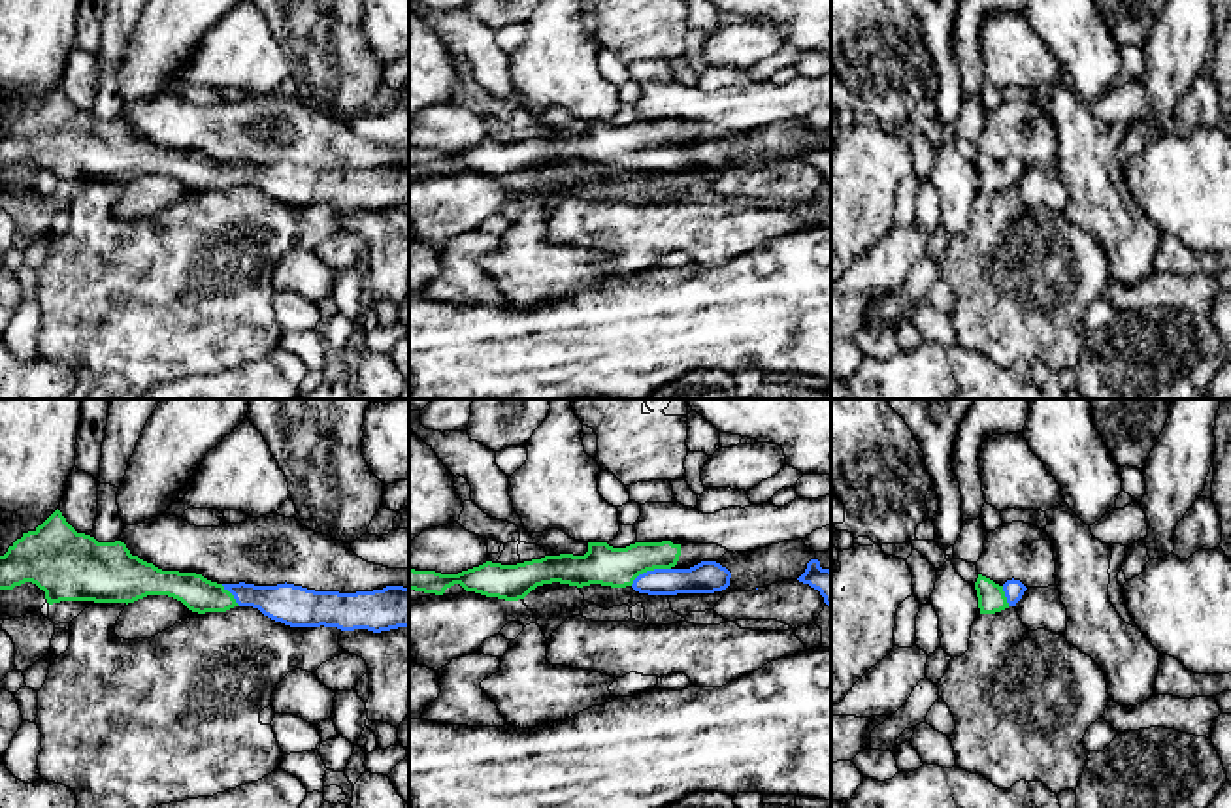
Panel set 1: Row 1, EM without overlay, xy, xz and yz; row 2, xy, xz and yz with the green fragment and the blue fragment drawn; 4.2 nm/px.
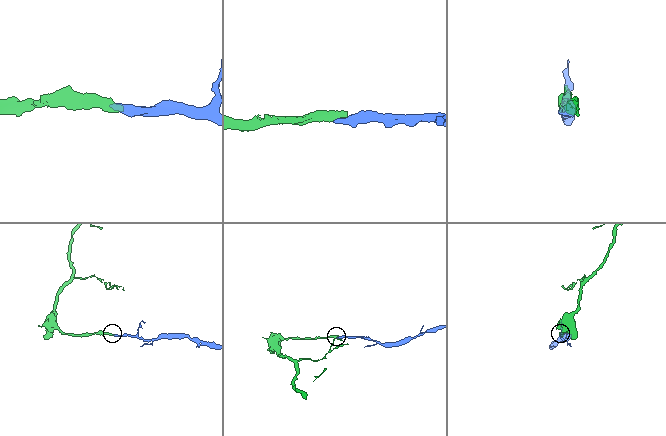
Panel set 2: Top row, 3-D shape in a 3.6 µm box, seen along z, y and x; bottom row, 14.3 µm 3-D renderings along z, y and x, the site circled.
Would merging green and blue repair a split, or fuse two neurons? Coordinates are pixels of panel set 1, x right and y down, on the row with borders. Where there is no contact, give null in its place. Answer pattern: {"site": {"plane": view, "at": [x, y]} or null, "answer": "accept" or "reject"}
{"site": {"plane": "xz", "at": [649, 569]}, "answer": "accept"}

